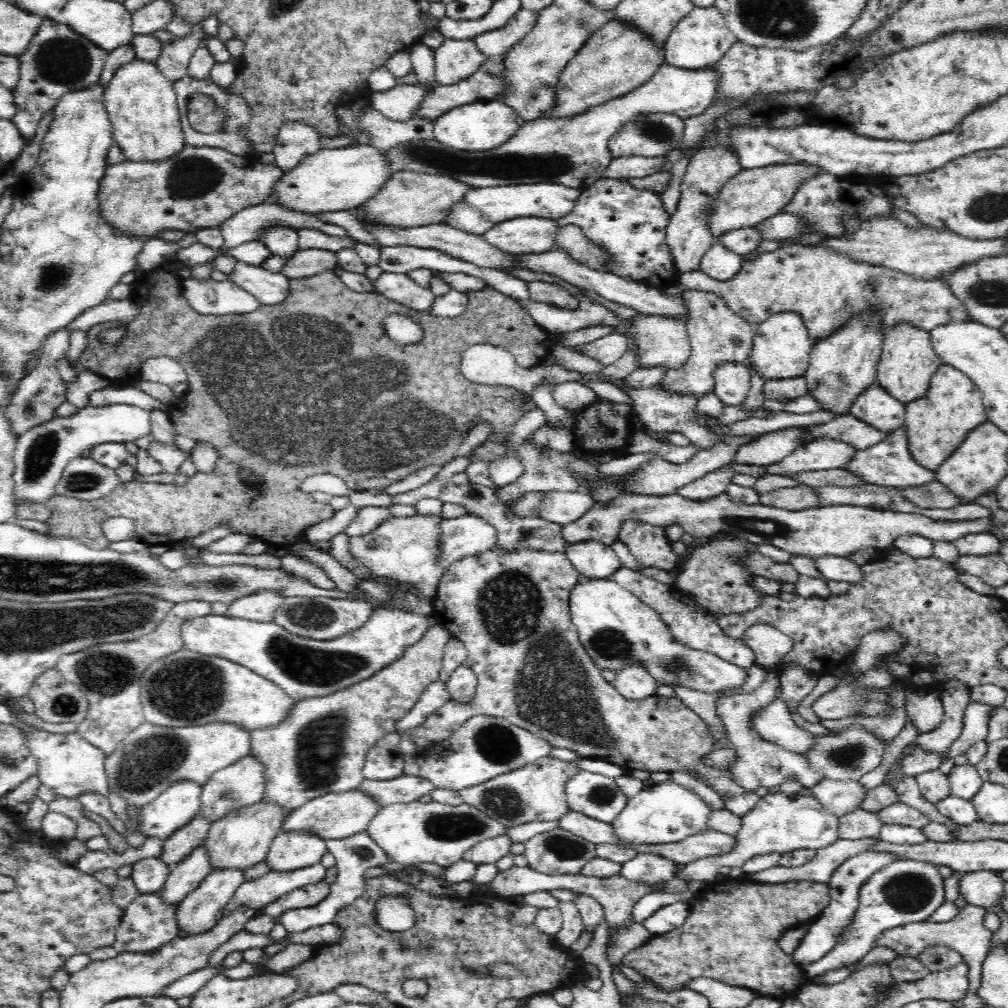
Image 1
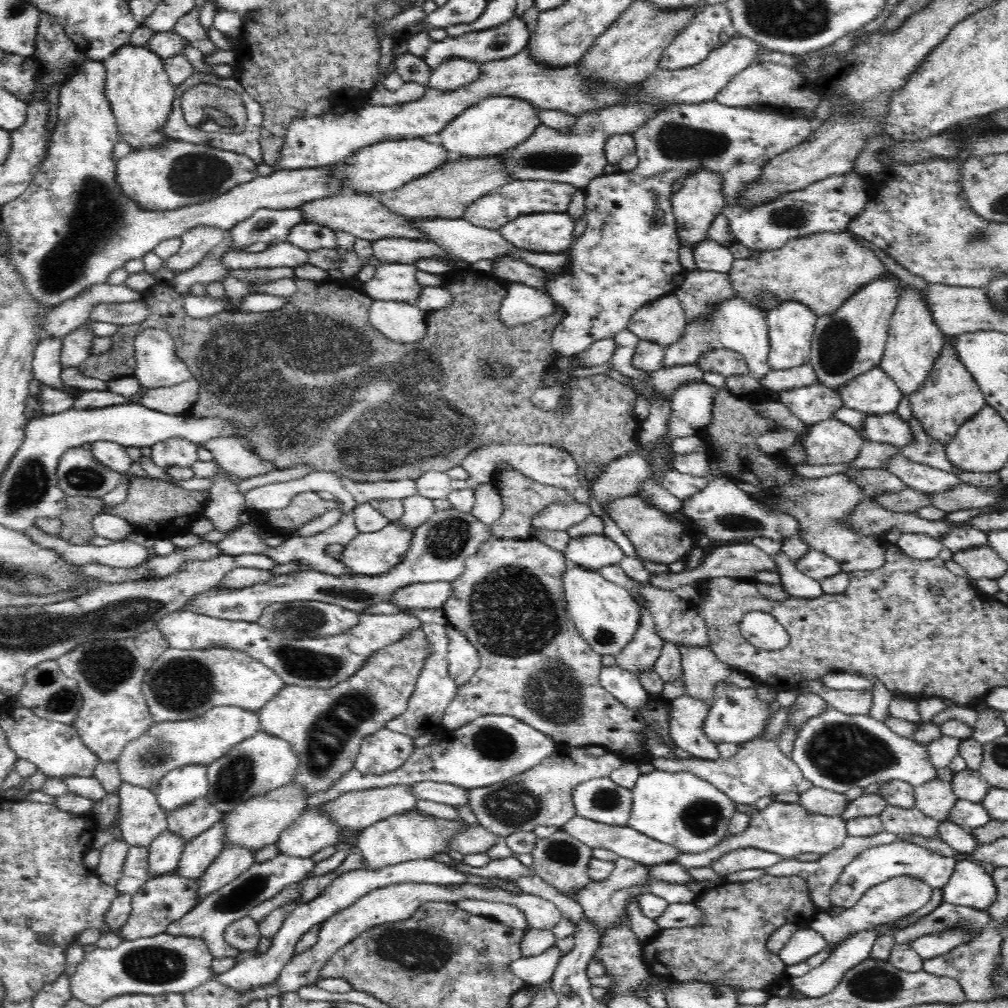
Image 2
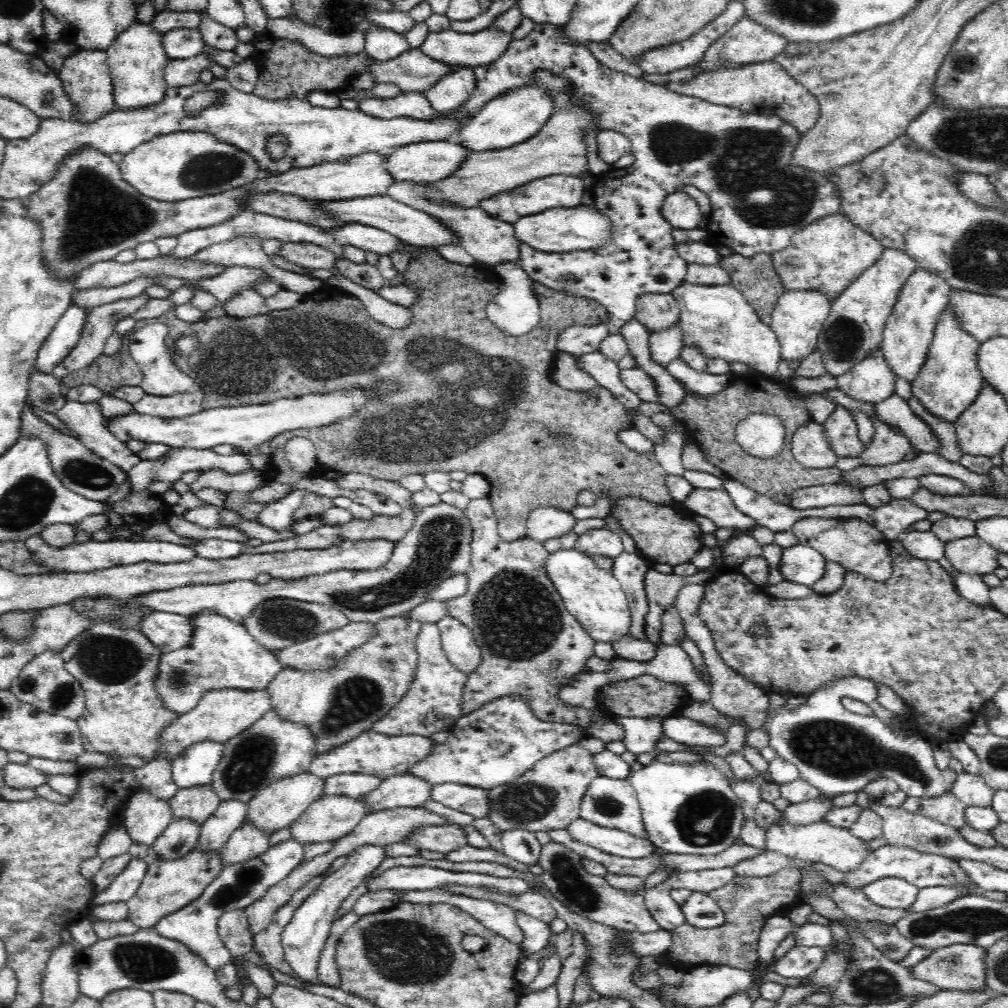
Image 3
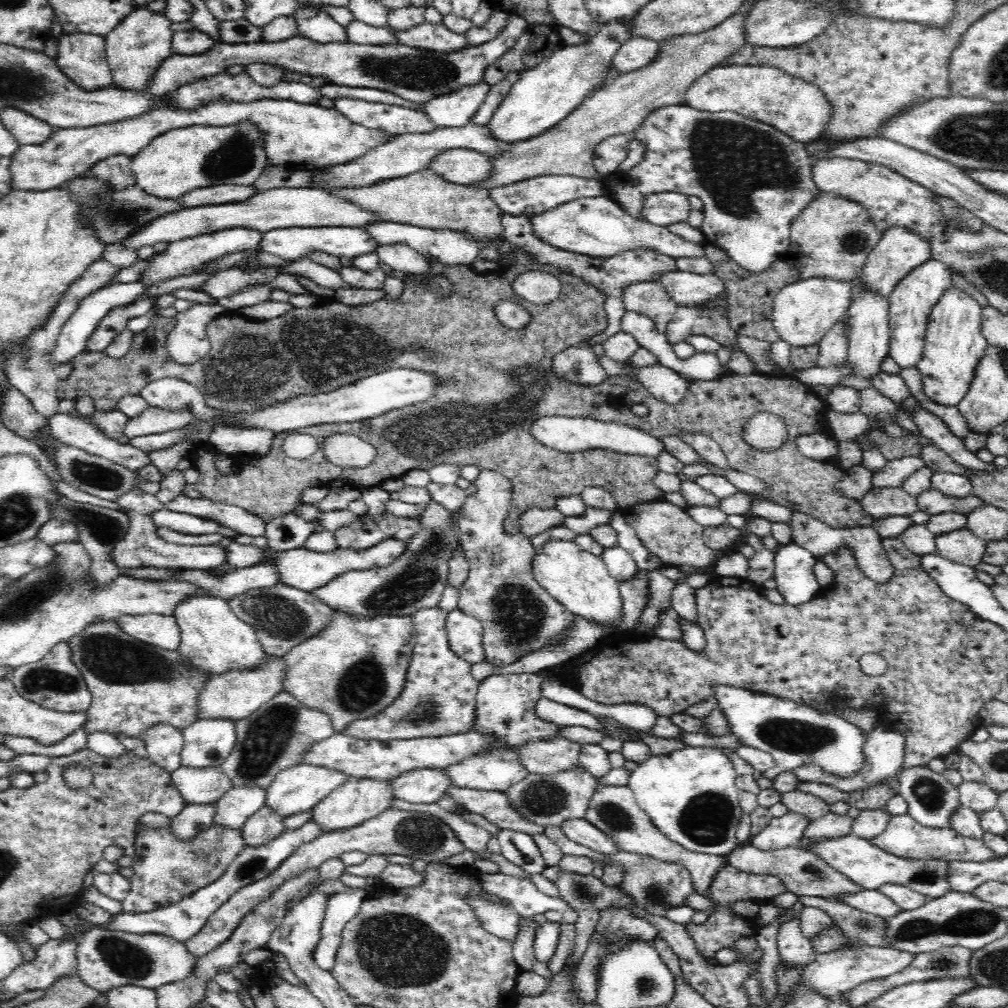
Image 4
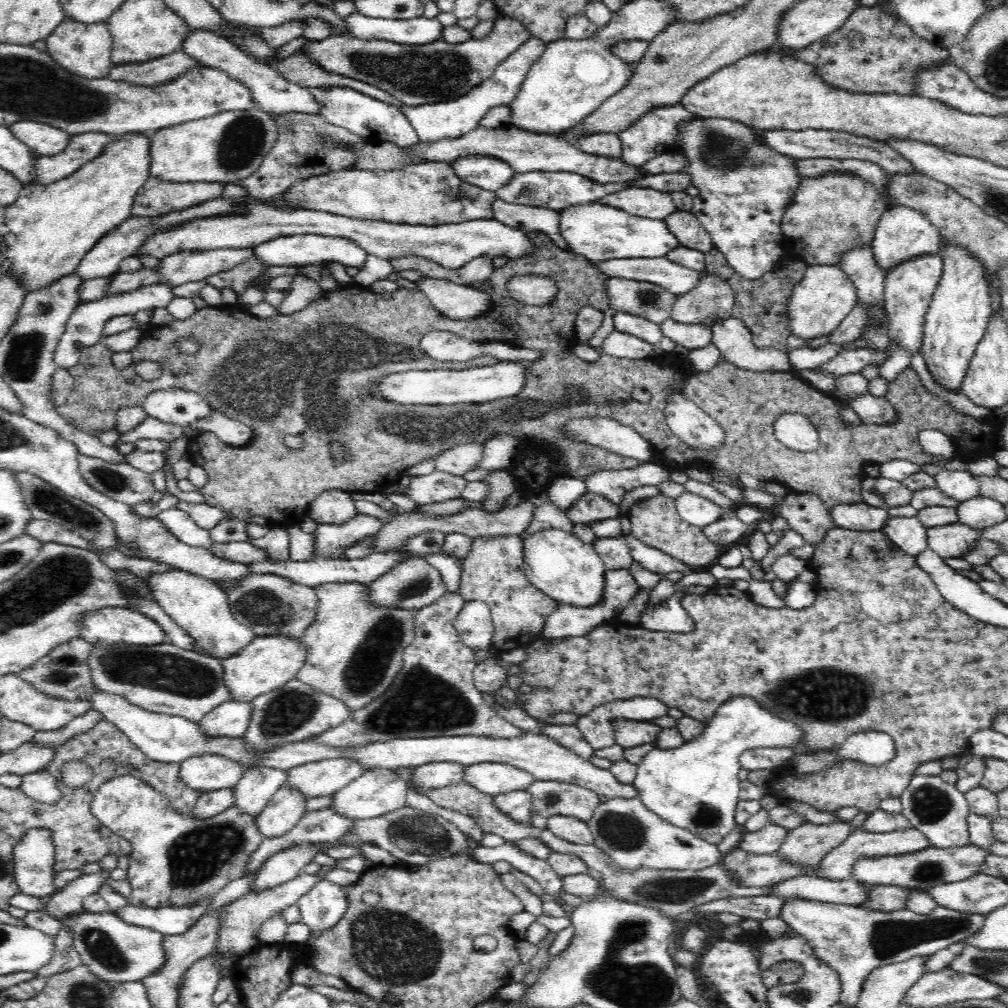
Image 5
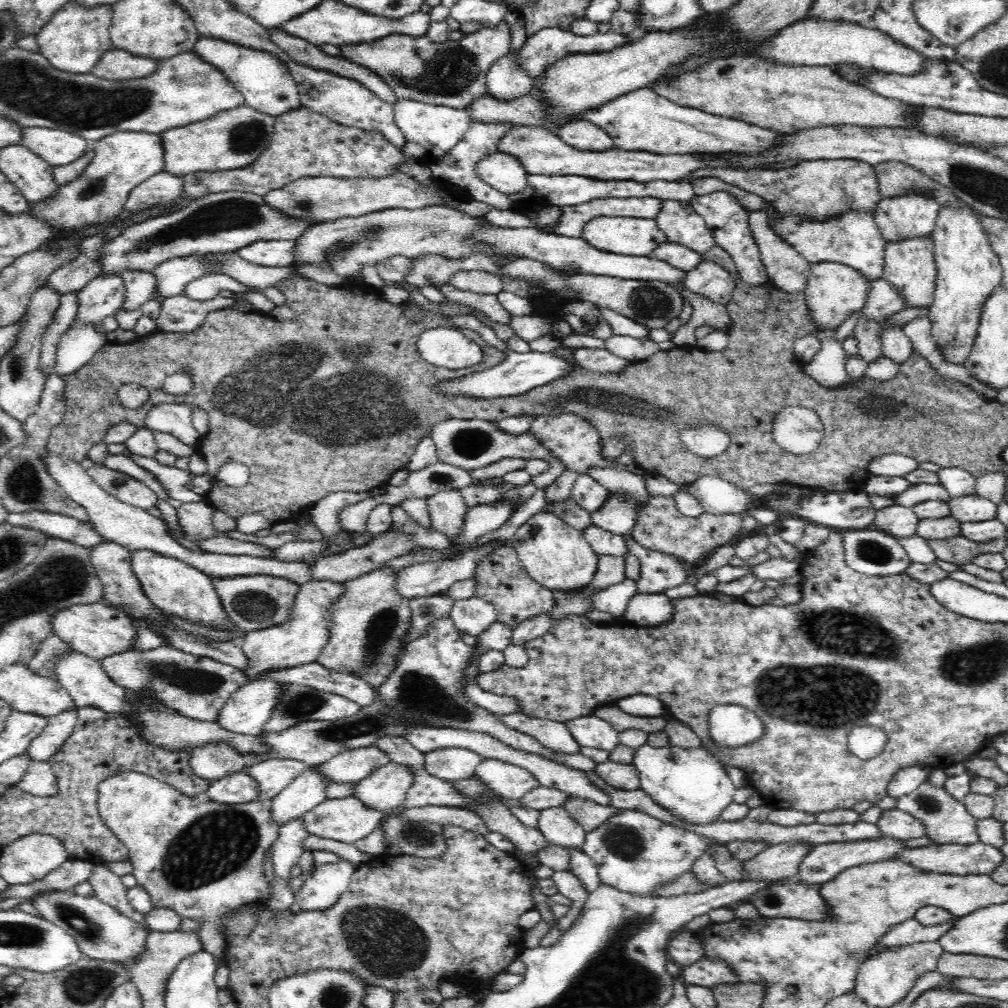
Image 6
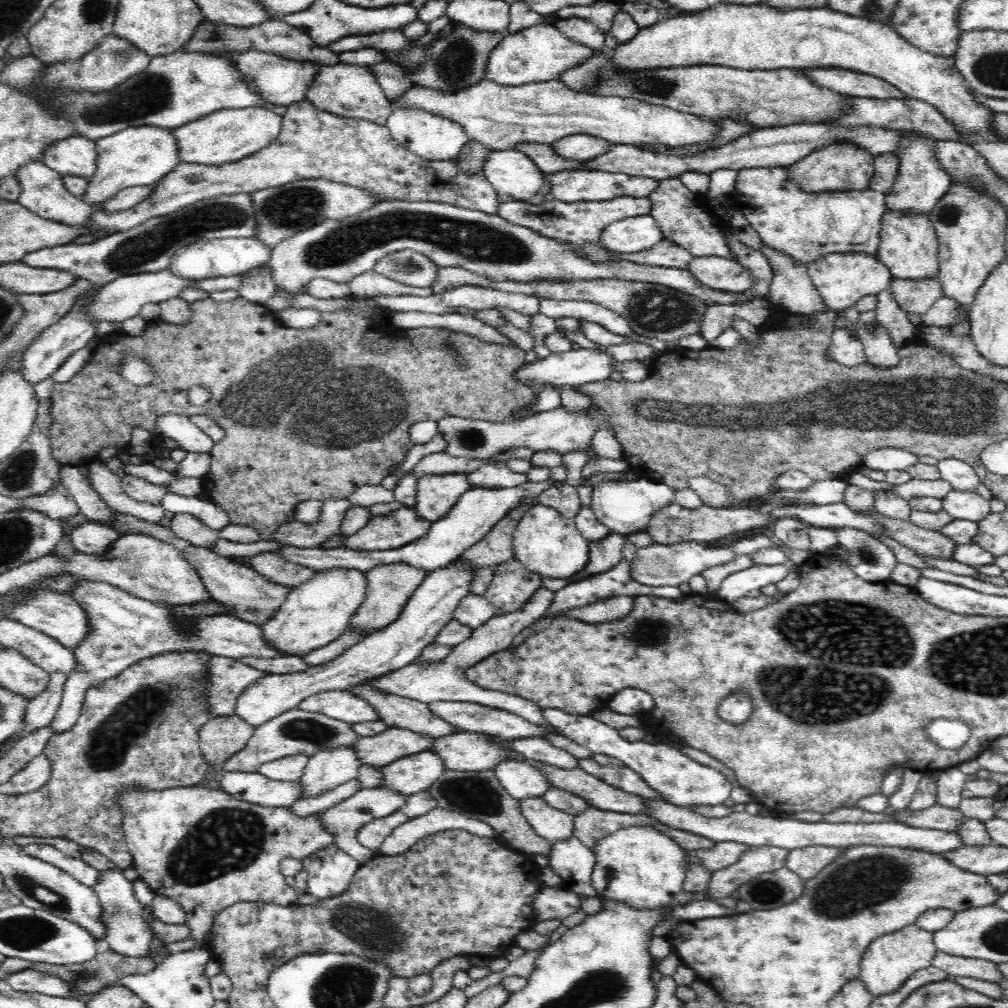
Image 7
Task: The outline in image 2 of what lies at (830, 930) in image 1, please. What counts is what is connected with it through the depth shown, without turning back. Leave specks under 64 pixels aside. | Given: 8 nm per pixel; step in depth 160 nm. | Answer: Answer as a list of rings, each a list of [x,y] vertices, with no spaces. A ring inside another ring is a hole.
[[[897,840],[890,844],[868,848],[844,868],[840,879],[834,884],[830,892],[830,909],[832,907],[842,907],[844,910],[852,908],[871,886],[901,875],[912,876],[939,891],[946,886],[955,867],[954,858],[939,856],[934,851],[910,843],[910,841]],[[805,924],[778,951],[779,959],[786,965],[798,964],[827,948],[827,940],[817,930]]]

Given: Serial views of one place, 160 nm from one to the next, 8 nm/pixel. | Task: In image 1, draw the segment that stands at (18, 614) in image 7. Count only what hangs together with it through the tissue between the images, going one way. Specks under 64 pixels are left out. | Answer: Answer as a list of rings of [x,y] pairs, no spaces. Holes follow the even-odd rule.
[[[218,609],[208,616],[185,620],[181,628],[184,649],[206,656],[215,656],[234,661],[261,677],[277,684],[290,698],[295,701],[328,696],[336,691],[348,688],[365,678],[370,678],[375,672],[393,663],[402,656],[406,647],[417,643],[429,624],[426,615],[402,611],[400,609],[376,609],[370,618],[356,630],[332,640],[314,640],[288,632],[273,620],[258,622],[230,616],[222,616]]]

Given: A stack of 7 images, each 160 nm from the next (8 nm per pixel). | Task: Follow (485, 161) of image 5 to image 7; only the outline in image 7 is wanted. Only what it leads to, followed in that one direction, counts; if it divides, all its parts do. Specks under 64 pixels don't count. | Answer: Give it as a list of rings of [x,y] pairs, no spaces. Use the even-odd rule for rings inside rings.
[[[502,149],[490,152],[483,168],[484,177],[492,183],[498,194],[506,194],[516,200],[530,200],[544,184],[544,173],[526,153],[518,149]]]

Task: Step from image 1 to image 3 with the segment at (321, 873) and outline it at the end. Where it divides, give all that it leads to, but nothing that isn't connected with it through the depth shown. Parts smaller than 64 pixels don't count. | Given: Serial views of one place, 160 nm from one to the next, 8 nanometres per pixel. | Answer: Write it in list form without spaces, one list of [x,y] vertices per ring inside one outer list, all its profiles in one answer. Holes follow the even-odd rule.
[[[292,837],[268,847],[258,858],[226,866],[198,898],[191,900],[176,912],[160,918],[153,929],[160,936],[185,944],[192,952],[200,955],[212,970],[220,970],[222,966],[231,962],[232,955],[218,934],[219,918],[226,911],[237,908],[245,910],[254,901],[262,898],[271,886],[287,878],[302,864],[300,862],[302,850],[302,843]]]

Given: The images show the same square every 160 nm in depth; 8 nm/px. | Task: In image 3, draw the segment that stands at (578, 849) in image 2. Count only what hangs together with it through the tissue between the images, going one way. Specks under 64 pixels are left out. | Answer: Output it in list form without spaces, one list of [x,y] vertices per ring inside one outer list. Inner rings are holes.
[[[553,840],[541,846],[540,857],[538,864],[544,870],[541,874],[543,884],[570,911],[582,915],[588,920],[620,931],[637,930],[645,933],[660,929],[660,925],[654,920],[654,917],[648,911],[648,907],[646,907],[644,892],[648,888],[654,888],[654,886],[664,883],[666,878],[674,874],[674,871],[670,871],[670,869],[656,870],[656,872],[646,877],[646,882],[643,883],[641,889],[632,893],[614,888],[602,876],[589,874],[582,865],[582,856]]]

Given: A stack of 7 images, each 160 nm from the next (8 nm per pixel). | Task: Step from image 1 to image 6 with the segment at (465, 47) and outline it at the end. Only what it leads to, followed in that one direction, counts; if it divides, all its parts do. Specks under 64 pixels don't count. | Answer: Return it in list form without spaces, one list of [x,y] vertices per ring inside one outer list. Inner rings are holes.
[[[516,51],[499,58],[488,71],[487,91],[496,99],[515,99],[524,96],[535,82],[518,64]],[[399,99],[393,107],[396,126],[400,128],[406,139],[403,148],[405,154],[423,160],[433,161],[448,154],[448,151],[464,138],[471,123],[467,108],[450,108],[404,99]]]

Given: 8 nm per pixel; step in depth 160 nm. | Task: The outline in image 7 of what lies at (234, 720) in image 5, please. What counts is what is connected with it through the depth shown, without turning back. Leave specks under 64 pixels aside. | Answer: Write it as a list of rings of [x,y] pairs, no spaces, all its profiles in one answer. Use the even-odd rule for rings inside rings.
[[[458,558],[448,566],[430,571],[410,596],[400,616],[388,626],[374,631],[364,640],[348,648],[342,656],[308,667],[308,670],[293,673],[269,674],[266,678],[250,684],[236,700],[236,715],[254,729],[269,720],[280,716],[282,712],[296,709],[296,706],[308,696],[327,690],[346,690],[350,686],[363,684],[364,681],[377,679],[399,668],[412,664],[422,654],[422,650],[431,644],[442,630],[454,619],[459,602],[470,594],[470,584],[474,580],[476,567],[464,563]]]

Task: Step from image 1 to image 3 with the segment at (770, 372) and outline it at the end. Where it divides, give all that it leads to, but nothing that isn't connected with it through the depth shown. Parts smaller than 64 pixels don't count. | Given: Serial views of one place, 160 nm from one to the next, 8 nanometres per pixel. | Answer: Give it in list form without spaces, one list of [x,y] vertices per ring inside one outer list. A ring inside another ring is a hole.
[[[794,290],[784,292],[776,301],[771,316],[771,328],[777,334],[783,359],[802,360],[816,349],[817,338],[830,317],[833,301],[824,292]]]

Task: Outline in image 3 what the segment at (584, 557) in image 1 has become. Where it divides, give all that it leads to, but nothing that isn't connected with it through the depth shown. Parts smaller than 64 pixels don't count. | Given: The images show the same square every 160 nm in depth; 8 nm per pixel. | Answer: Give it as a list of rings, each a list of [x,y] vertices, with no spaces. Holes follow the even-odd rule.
[[[606,527],[588,530],[578,536],[575,548],[586,555],[604,555],[612,560],[624,550],[618,532]]]

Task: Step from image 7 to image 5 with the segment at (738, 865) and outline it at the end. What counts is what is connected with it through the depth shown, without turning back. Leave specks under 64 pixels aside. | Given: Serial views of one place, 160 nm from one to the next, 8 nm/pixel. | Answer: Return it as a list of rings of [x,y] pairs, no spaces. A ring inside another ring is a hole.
[[[844,821],[834,824],[804,822],[788,831],[777,853],[792,865],[816,867],[824,855],[836,848],[836,845],[842,844],[852,831],[852,825]]]

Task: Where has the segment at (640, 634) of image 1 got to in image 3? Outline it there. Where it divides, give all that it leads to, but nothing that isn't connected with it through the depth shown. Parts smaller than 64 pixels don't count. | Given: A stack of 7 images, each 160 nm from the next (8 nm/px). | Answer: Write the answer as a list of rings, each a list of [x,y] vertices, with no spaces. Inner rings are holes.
[[[576,548],[560,549],[546,557],[545,569],[568,612],[582,623],[595,642],[613,643],[629,633],[631,610],[626,593],[613,573],[598,567],[590,555]]]

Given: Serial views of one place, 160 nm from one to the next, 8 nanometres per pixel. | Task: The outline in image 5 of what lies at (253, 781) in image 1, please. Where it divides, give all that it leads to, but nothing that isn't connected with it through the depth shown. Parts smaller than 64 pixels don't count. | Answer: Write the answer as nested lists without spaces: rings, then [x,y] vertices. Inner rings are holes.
[[[293,678],[280,688],[261,694],[252,701],[252,720],[244,738],[255,752],[266,752],[270,747],[280,744],[316,738],[322,732],[328,732],[342,724],[350,713],[350,709],[346,709],[346,704],[342,701],[302,683],[298,678]]]

